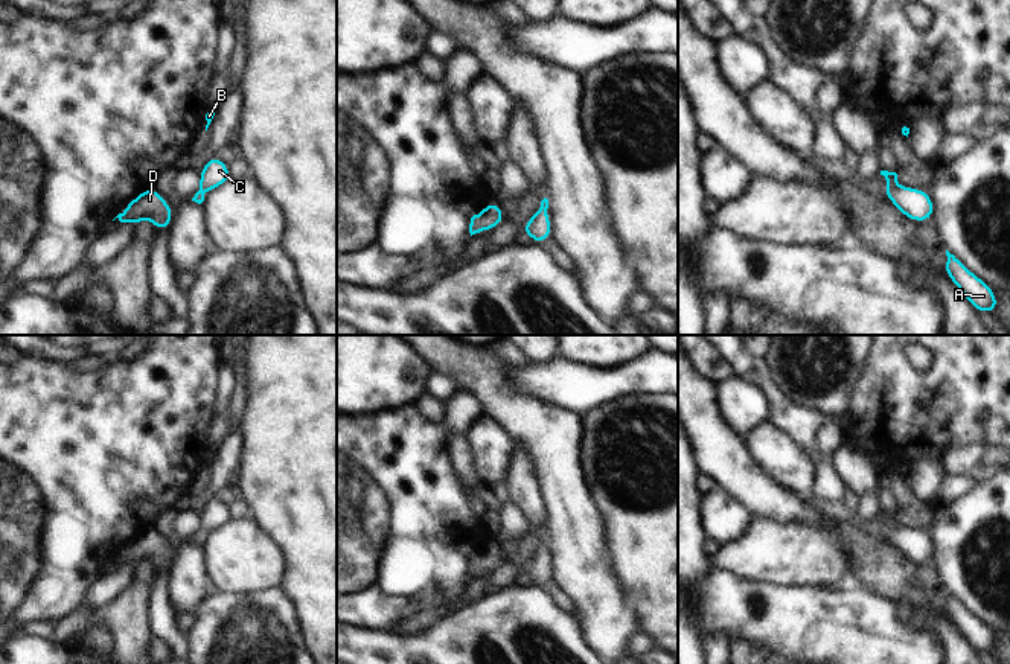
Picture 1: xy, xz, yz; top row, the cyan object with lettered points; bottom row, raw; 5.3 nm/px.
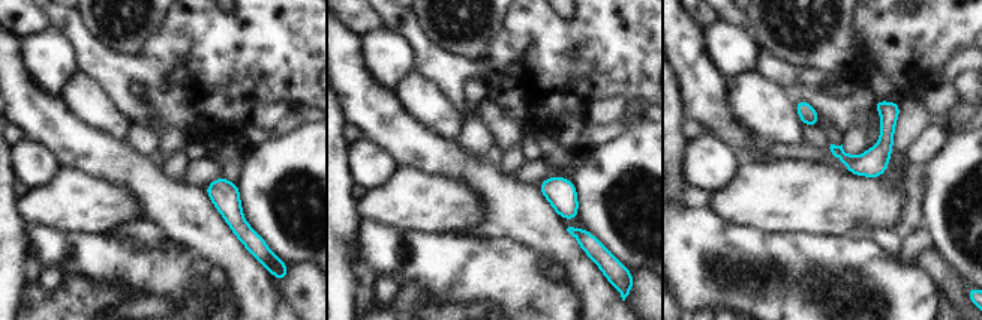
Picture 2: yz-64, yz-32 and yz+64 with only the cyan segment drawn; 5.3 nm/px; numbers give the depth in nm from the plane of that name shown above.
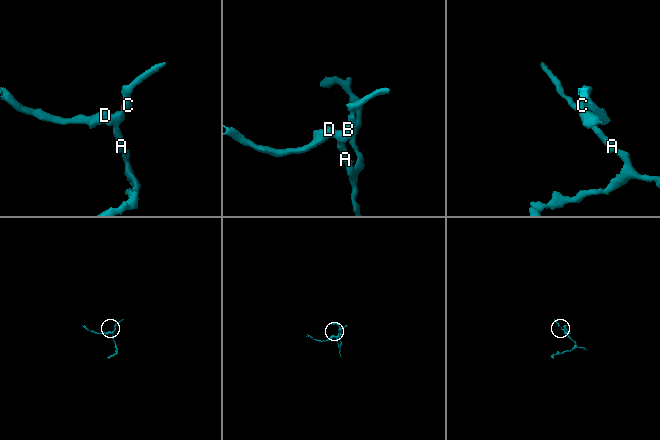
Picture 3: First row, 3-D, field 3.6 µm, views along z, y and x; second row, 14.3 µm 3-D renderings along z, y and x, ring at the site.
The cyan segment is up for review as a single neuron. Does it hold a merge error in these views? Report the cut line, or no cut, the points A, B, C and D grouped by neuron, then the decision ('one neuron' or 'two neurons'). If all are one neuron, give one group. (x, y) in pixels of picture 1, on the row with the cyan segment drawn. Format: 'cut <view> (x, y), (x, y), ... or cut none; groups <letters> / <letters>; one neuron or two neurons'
cut none; groups A B C D; one neuron

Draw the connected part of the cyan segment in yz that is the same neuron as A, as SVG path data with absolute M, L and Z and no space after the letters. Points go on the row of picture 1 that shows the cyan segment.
M946 250L946 263L943 271L954 285L961 291L967 302L978 312L998 311L995 291L989 288L978 276L964 267L964 263Z

